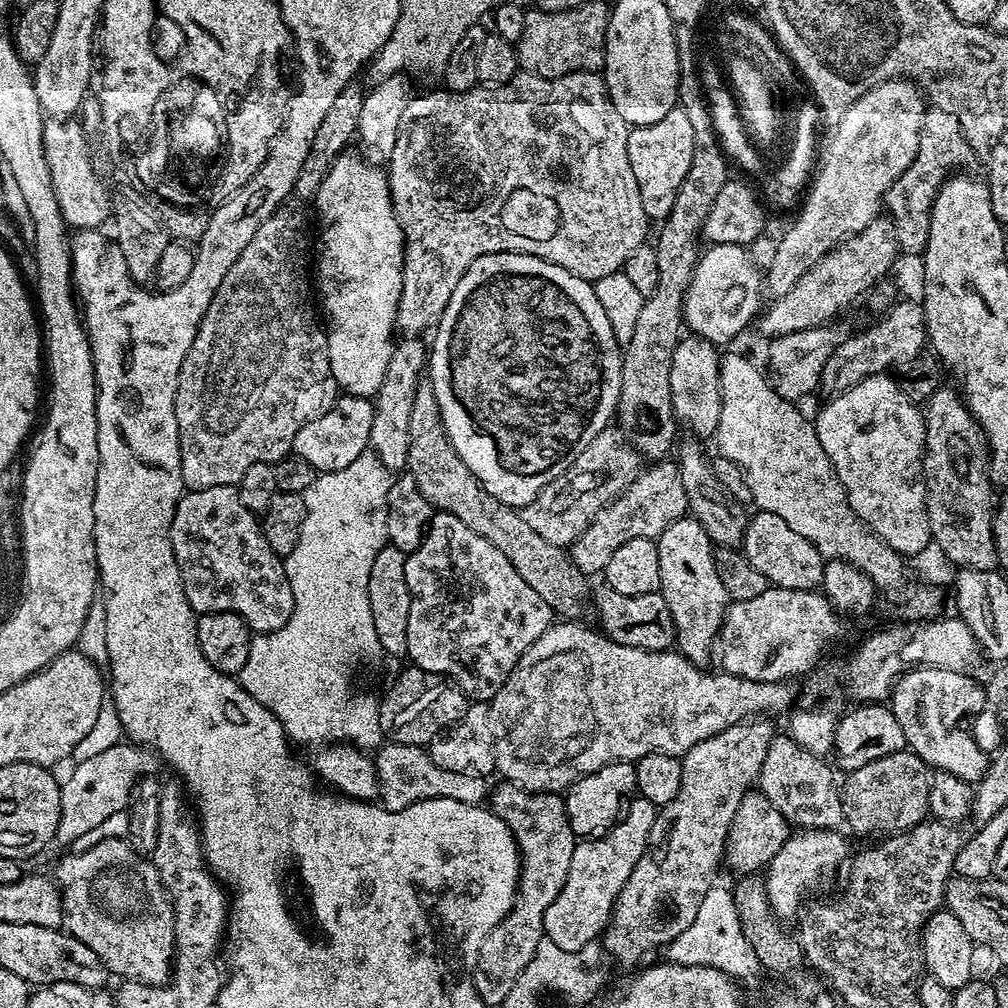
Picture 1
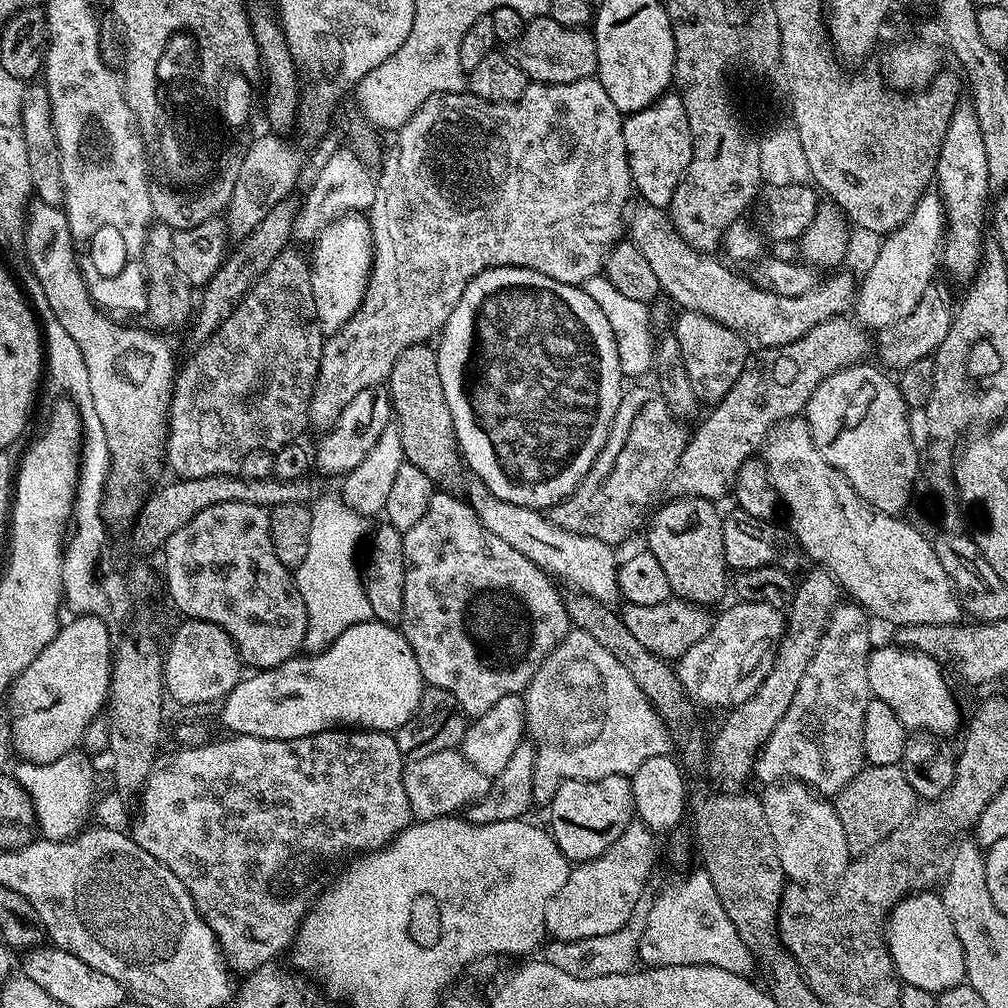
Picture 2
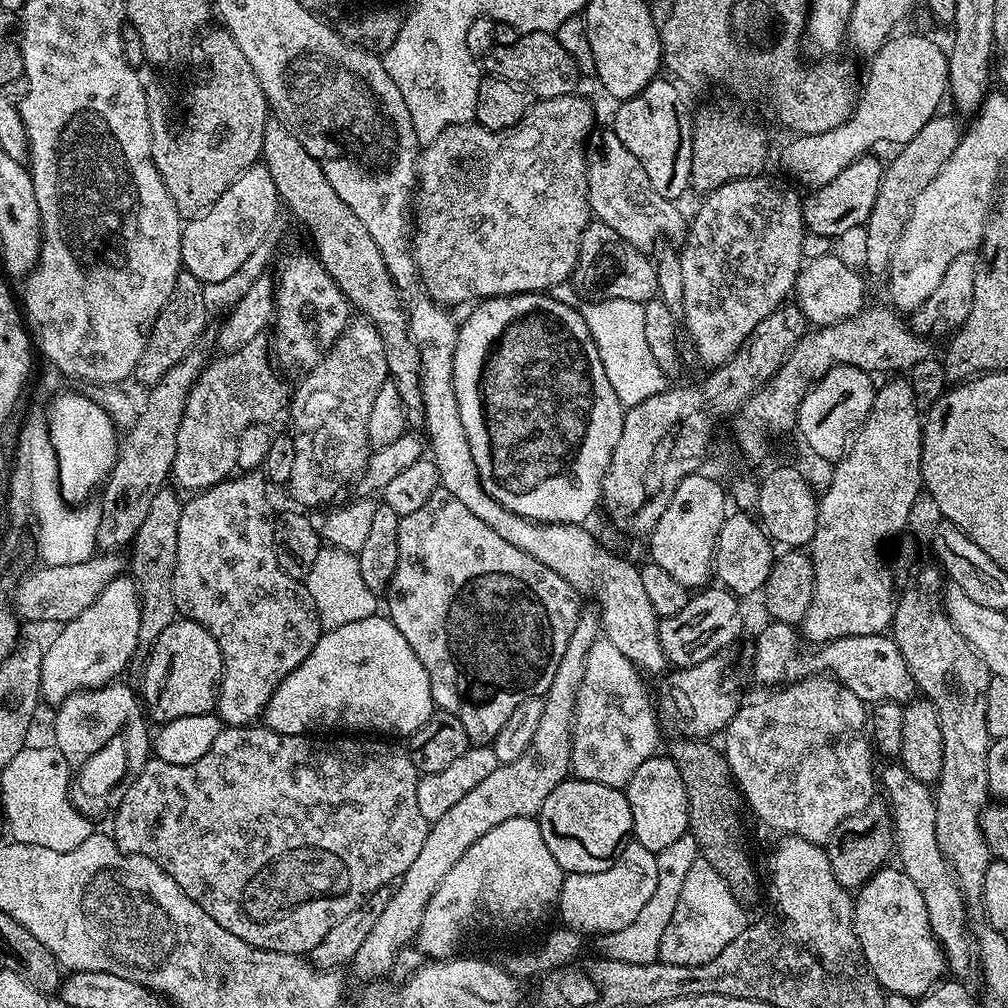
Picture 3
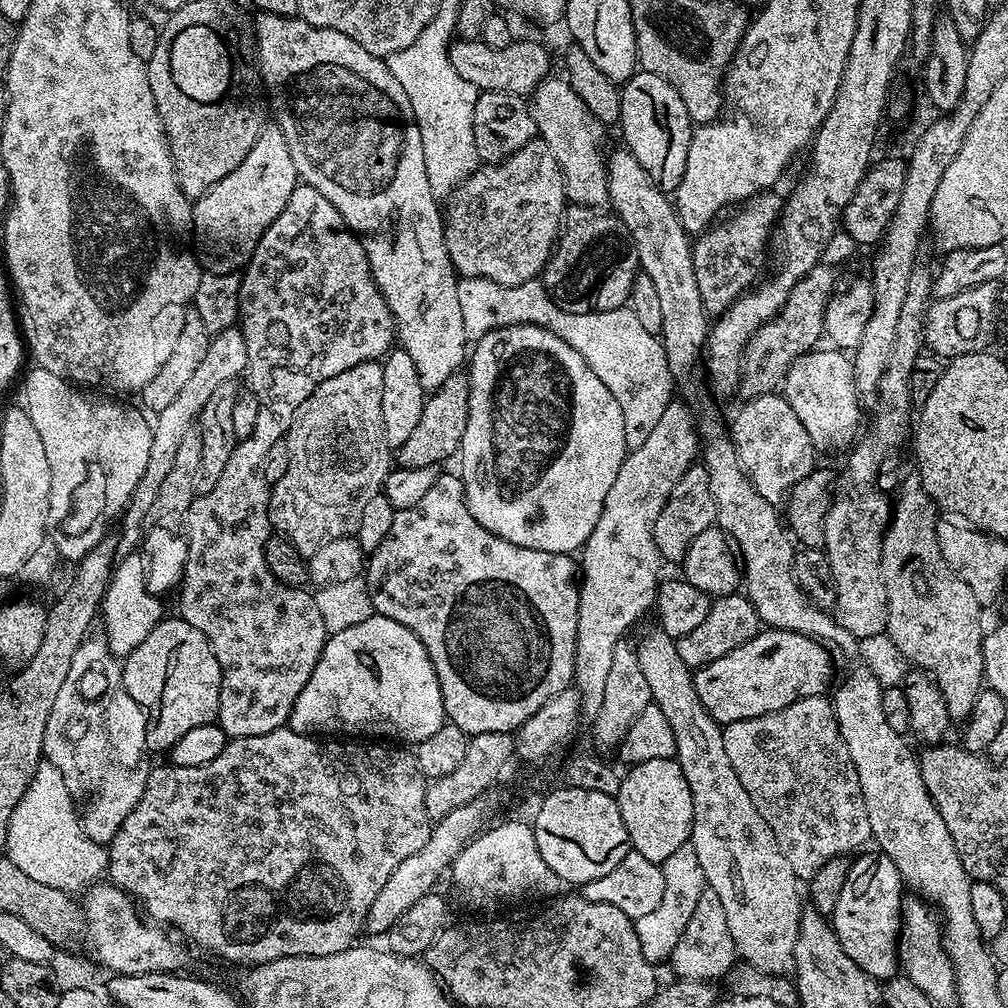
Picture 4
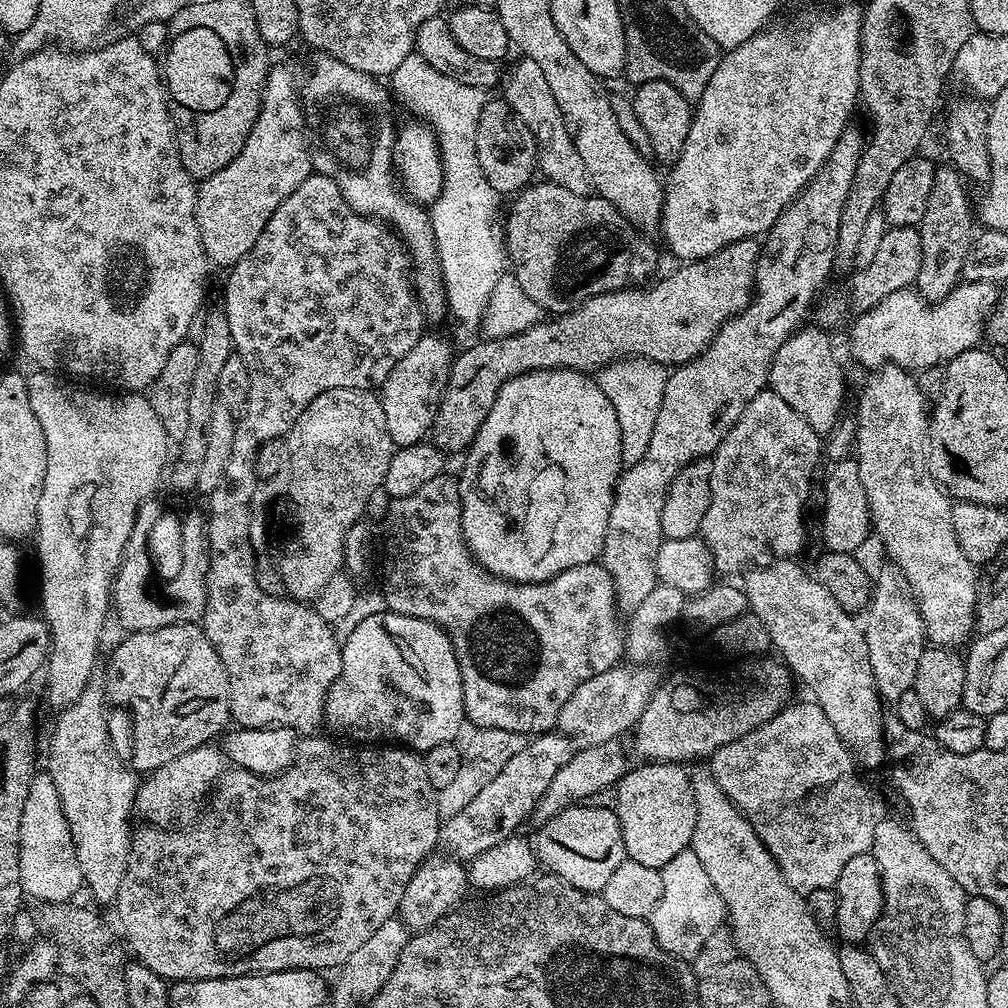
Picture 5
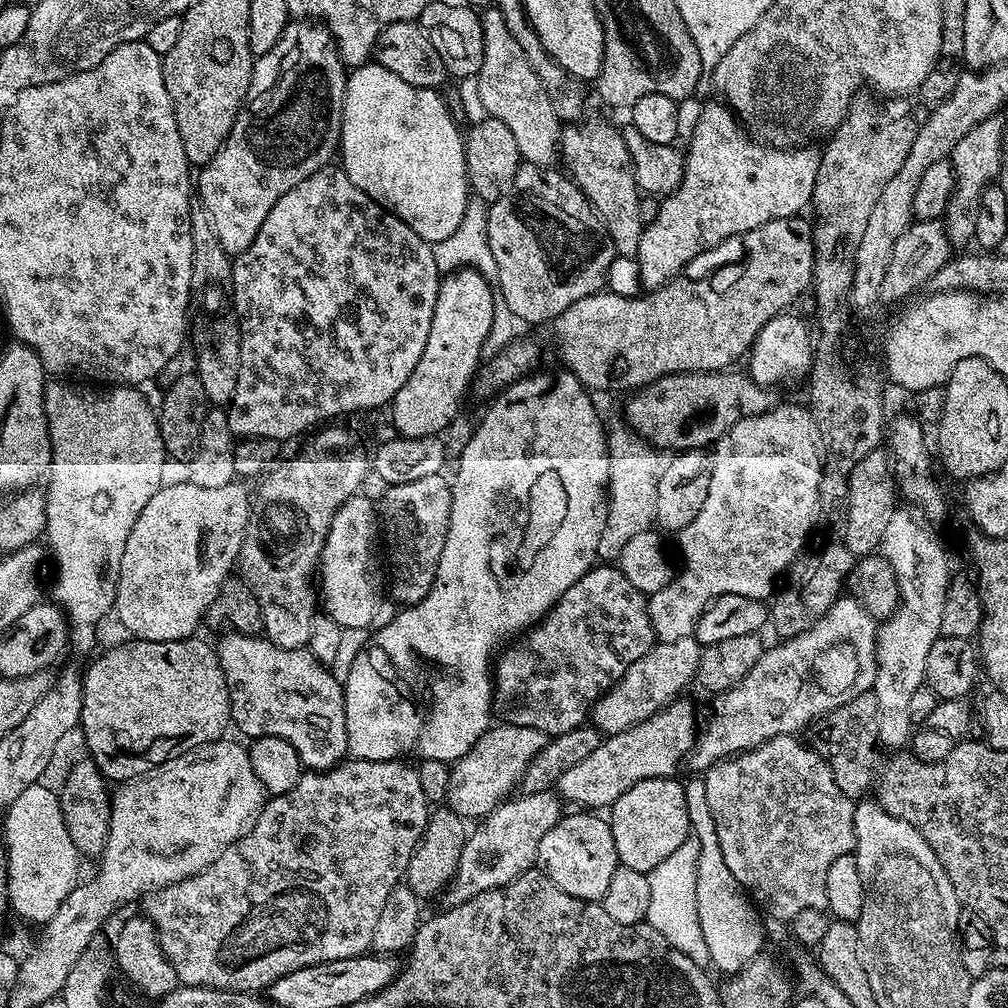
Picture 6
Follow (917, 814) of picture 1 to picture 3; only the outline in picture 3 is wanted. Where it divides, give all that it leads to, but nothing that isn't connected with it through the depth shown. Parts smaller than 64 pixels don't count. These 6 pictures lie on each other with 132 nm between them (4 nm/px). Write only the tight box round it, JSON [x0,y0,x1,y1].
[826,802,894,890]

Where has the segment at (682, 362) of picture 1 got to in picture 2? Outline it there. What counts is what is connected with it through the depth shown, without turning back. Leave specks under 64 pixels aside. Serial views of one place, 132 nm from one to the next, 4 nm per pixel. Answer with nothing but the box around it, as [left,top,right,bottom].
[674,312,750,406]

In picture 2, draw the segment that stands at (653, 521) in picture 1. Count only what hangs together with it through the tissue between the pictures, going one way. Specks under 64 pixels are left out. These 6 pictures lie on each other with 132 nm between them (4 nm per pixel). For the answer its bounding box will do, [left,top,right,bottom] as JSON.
[667,315,870,502]

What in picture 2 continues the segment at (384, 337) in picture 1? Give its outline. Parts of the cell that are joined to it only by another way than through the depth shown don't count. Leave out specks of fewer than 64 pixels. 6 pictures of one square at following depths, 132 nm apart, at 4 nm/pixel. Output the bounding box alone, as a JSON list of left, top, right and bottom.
[310,212,372,334]

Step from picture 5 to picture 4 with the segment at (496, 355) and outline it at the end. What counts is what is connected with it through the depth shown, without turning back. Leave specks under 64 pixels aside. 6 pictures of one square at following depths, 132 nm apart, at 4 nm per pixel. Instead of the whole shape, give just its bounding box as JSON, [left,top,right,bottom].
[398,375,470,468]

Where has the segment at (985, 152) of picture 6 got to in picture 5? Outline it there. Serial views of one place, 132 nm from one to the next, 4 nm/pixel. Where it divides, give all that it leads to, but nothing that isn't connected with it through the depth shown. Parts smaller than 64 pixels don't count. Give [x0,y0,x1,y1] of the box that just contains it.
[915,162,974,304]

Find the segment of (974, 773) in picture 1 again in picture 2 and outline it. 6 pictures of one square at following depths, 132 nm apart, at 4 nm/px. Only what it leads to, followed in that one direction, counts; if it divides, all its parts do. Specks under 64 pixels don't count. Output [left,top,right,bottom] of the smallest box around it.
[868,646,960,737]

